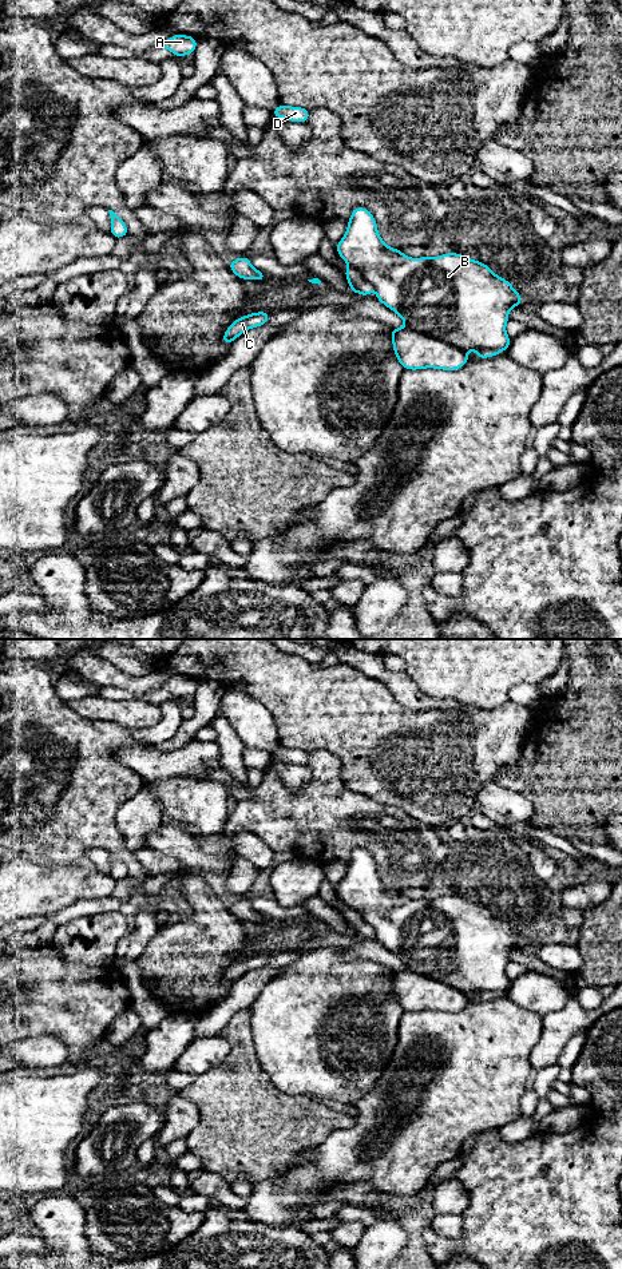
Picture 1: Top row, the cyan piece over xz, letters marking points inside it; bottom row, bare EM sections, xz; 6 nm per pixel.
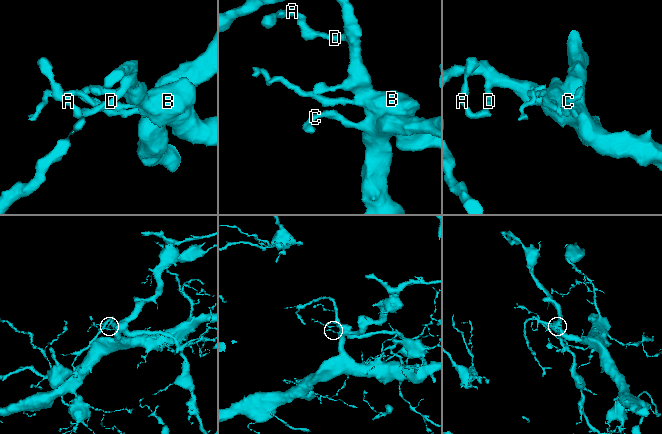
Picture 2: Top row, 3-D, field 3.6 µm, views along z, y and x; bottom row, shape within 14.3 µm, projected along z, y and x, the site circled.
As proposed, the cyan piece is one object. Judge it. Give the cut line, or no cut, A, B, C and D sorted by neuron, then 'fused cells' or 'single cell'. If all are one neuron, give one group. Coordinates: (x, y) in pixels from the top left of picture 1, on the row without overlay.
cut xz (407, 967), (456, 987), (464, 994); groups A B D / C; fused cells

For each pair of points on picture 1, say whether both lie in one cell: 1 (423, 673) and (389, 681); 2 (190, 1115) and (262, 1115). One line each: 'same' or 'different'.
1: different
2: different

